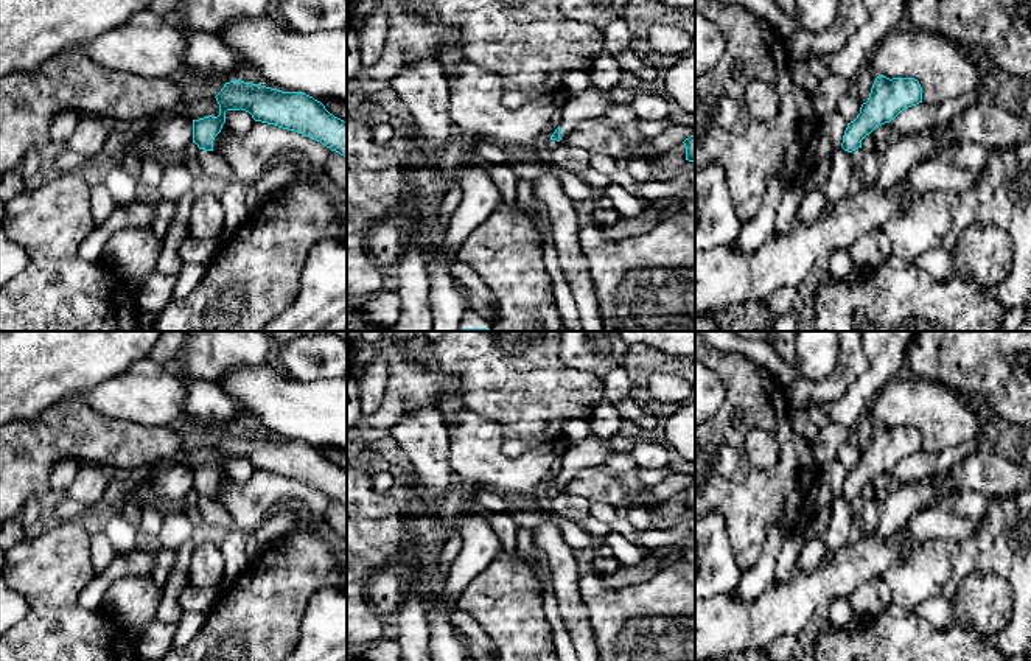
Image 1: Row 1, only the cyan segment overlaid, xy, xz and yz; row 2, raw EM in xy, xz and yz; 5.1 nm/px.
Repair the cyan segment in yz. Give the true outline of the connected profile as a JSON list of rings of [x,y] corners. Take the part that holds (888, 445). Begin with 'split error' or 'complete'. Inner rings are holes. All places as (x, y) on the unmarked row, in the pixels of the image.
complete; [[[877,425],[860,462],[848,471],[841,496],[848,501],[861,496],[861,488],[875,476],[889,471],[902,459],[919,451],[922,451],[922,435],[917,428]]]

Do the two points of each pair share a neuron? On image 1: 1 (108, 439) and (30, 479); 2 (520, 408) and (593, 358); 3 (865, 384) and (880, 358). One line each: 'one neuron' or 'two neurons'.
1: one neuron
2: two neurons
3: one neuron

